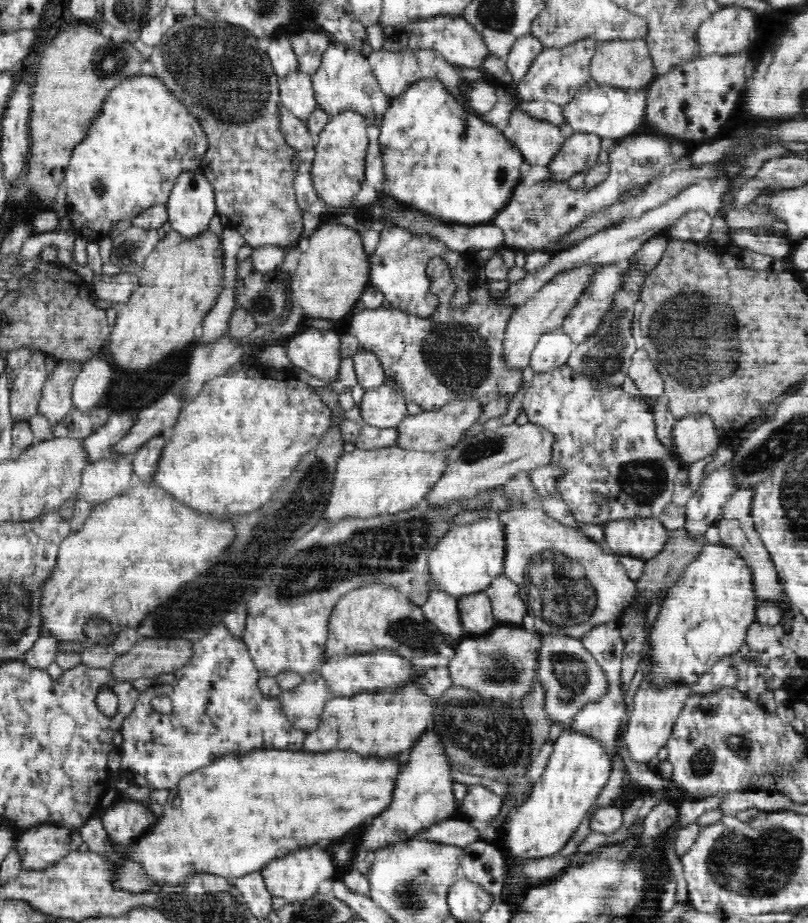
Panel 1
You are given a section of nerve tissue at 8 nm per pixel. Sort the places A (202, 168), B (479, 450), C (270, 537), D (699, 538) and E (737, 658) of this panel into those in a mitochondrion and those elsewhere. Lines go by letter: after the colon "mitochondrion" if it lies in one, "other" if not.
A: other
B: mitochondrion
C: mitochondrion
D: other
E: other

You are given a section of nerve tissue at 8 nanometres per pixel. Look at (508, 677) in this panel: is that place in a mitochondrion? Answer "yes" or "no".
yes

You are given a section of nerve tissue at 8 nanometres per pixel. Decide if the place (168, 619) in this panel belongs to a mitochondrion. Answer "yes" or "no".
yes

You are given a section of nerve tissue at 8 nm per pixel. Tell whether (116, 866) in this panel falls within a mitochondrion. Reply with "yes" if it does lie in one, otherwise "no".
no

